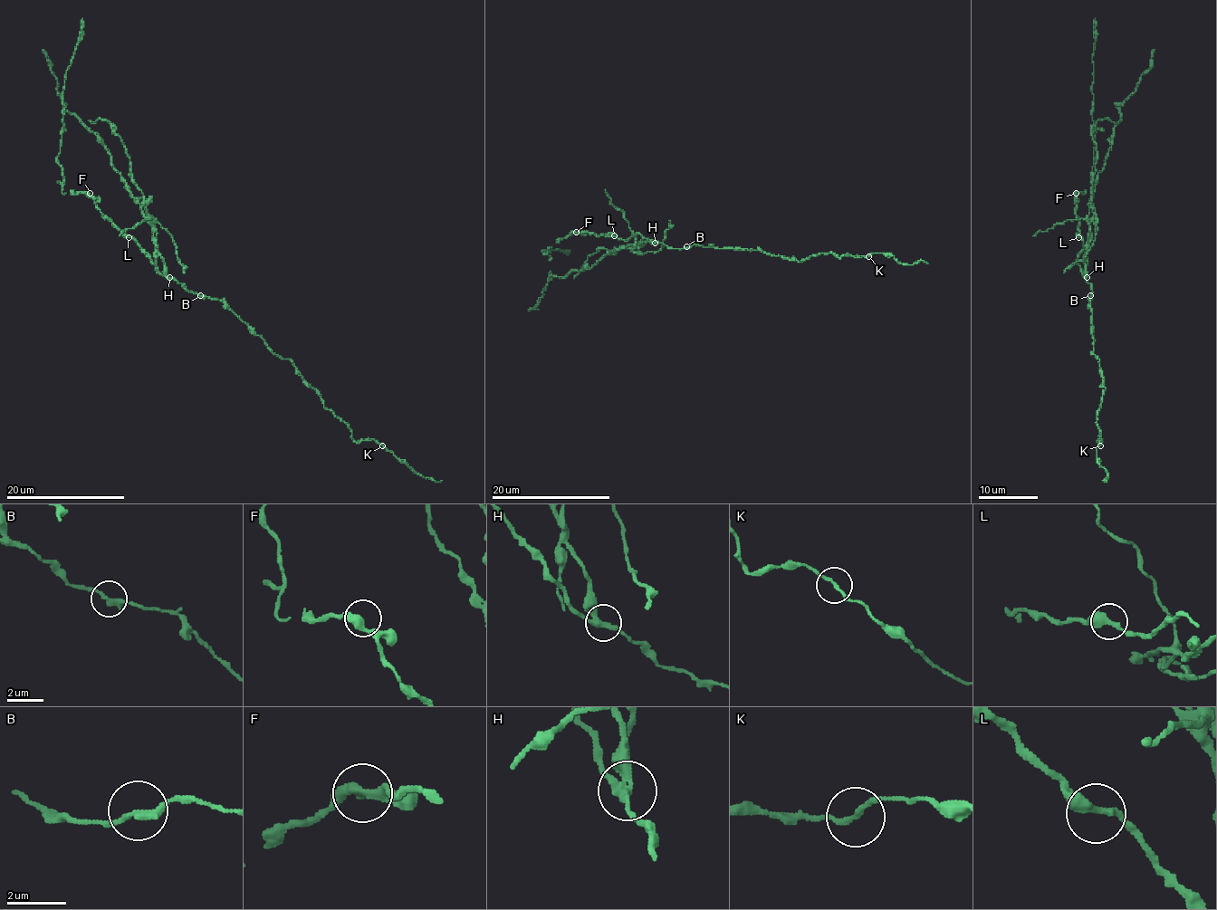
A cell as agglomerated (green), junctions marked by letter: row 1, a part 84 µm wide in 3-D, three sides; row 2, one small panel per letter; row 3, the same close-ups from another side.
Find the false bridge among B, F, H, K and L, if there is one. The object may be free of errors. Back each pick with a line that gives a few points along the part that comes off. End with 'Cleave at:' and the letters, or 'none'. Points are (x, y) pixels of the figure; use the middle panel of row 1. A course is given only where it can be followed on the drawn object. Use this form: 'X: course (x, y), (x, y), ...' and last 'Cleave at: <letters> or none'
H: course (656, 243), (623, 245), (592, 268), (570, 271), (563, 277), (551, 275), (543, 296), (528, 311)
Cleave at: H

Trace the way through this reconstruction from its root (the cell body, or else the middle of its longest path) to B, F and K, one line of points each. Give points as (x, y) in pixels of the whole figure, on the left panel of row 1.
B: (183, 286), (201, 295)
F: (183, 286), (164, 276), (150, 256), (100, 211), (90, 193)
K: (183, 286), (220, 300), (273, 353), (288, 359), (356, 442), (374, 439), (383, 446)

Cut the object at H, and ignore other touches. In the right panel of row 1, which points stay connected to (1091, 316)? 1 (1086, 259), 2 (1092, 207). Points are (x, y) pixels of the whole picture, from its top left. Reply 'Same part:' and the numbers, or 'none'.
Same part: none

